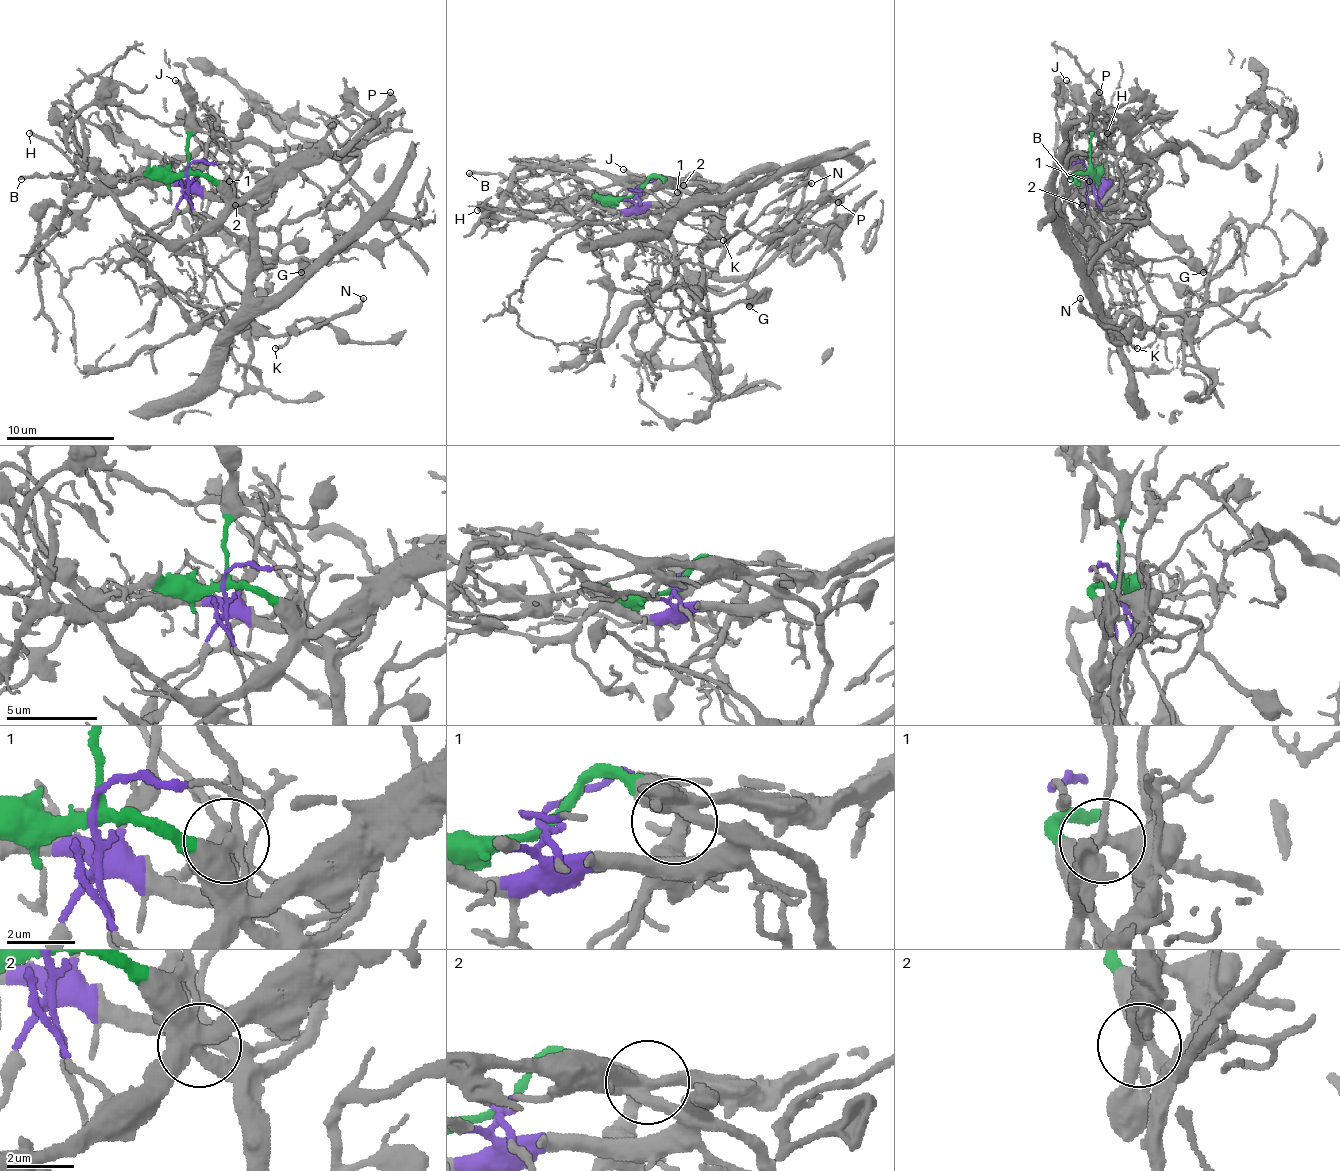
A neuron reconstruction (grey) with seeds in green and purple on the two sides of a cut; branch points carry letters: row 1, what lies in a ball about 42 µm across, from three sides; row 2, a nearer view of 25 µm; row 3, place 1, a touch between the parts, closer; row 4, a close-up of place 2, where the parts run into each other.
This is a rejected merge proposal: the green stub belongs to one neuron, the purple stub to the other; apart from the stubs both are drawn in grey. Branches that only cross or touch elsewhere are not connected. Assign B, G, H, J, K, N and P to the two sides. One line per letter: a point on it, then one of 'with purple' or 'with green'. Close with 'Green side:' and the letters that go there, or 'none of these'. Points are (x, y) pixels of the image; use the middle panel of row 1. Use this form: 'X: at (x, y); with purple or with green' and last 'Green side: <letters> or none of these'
B: at (469, 173); with green
G: at (749, 306); with green
H: at (477, 210); with green
J: at (623, 169); with green
K: at (723, 240); with purple
N: at (811, 183); with purple
P: at (838, 202); with purple
Green side: B, G, H, J

